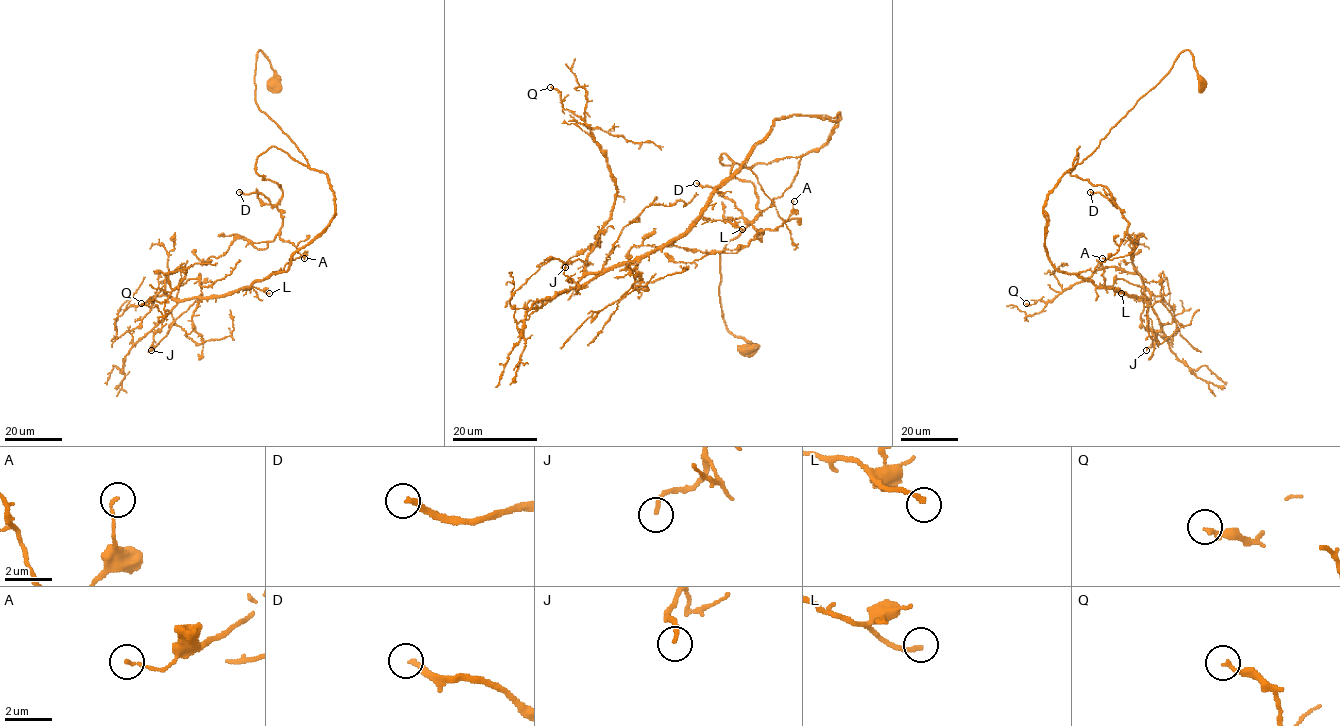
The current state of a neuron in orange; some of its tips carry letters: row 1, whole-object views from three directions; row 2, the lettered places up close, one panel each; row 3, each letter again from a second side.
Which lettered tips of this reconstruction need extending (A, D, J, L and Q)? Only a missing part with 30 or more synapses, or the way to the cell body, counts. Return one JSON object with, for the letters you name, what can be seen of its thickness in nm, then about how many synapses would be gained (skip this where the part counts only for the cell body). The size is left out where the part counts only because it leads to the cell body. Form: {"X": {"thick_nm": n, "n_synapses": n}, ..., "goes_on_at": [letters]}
{"D": {"thick_nm": 240, "n_synapses": 90}, "goes_on_at": ["D"]}

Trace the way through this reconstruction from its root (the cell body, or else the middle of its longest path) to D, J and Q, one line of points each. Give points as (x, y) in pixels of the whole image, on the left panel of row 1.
D: (274, 85), (259, 50), (255, 103), (309, 166), (271, 146), (255, 171), (282, 198), (239, 192)
J: (274, 85), (259, 50), (255, 103), (326, 174), (332, 220), (286, 271), (181, 300), (151, 350)
Q: (274, 85), (259, 50), (255, 103), (326, 174), (331, 221), (250, 286), (170, 298), (180, 267), (141, 303)

